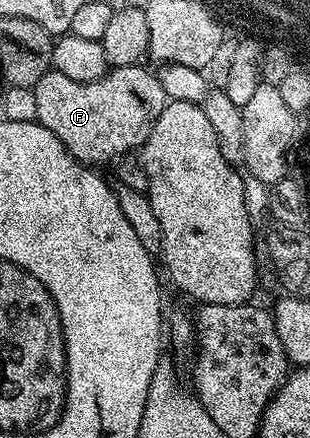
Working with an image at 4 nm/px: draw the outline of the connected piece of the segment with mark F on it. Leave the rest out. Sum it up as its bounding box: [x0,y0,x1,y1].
[33,66,168,167]

